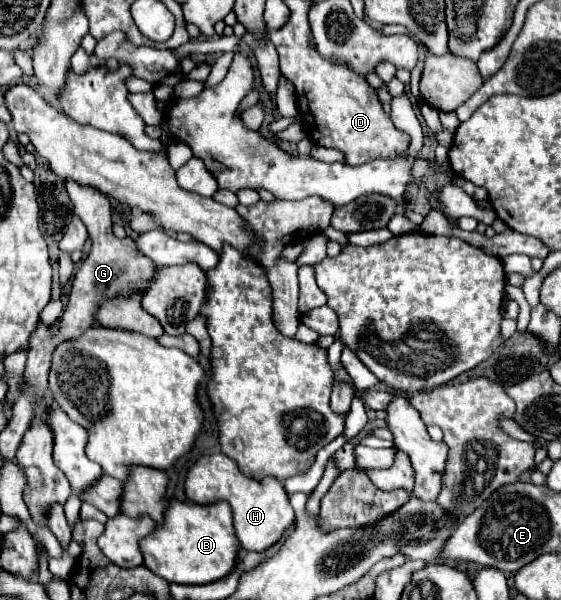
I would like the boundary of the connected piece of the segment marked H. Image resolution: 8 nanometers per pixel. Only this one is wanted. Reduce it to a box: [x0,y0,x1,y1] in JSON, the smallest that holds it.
[186,453,296,551]

